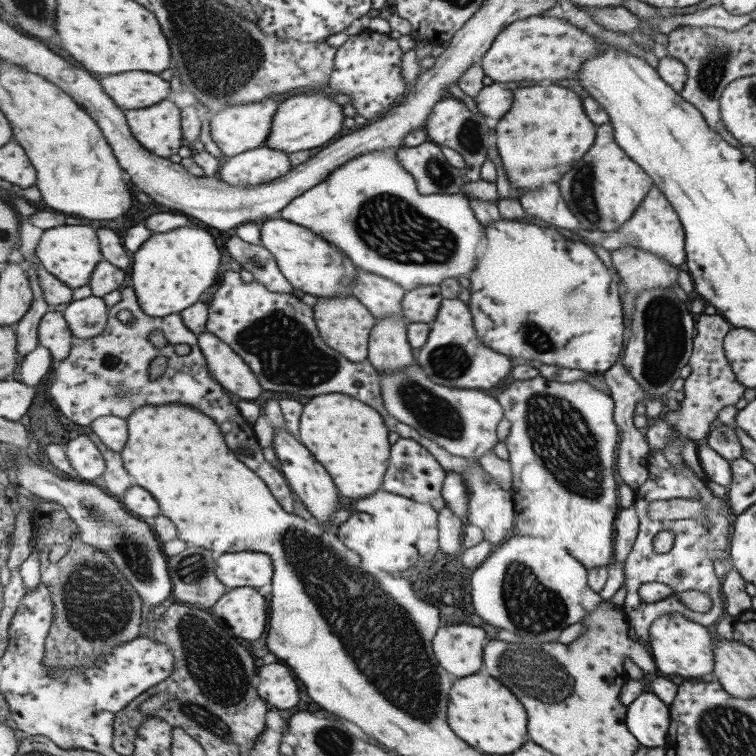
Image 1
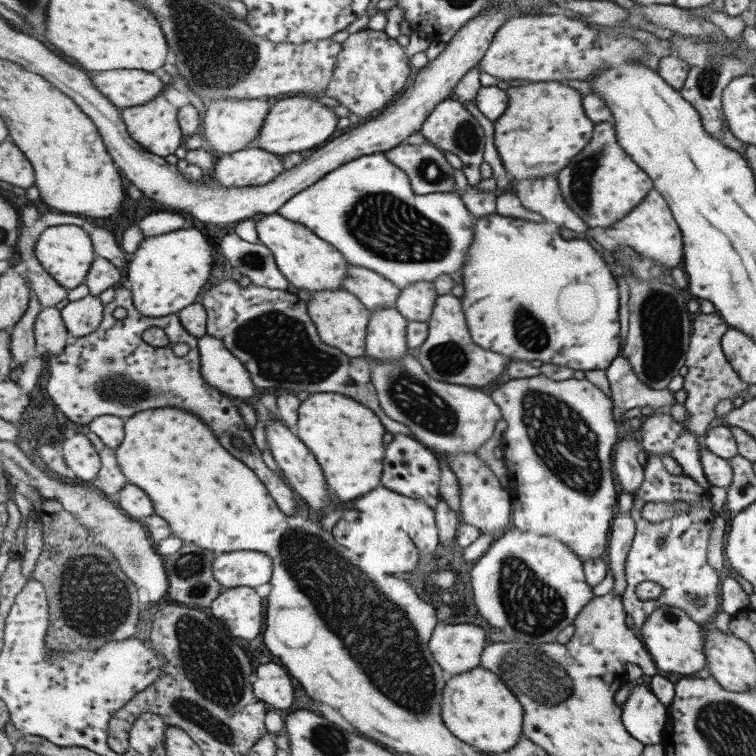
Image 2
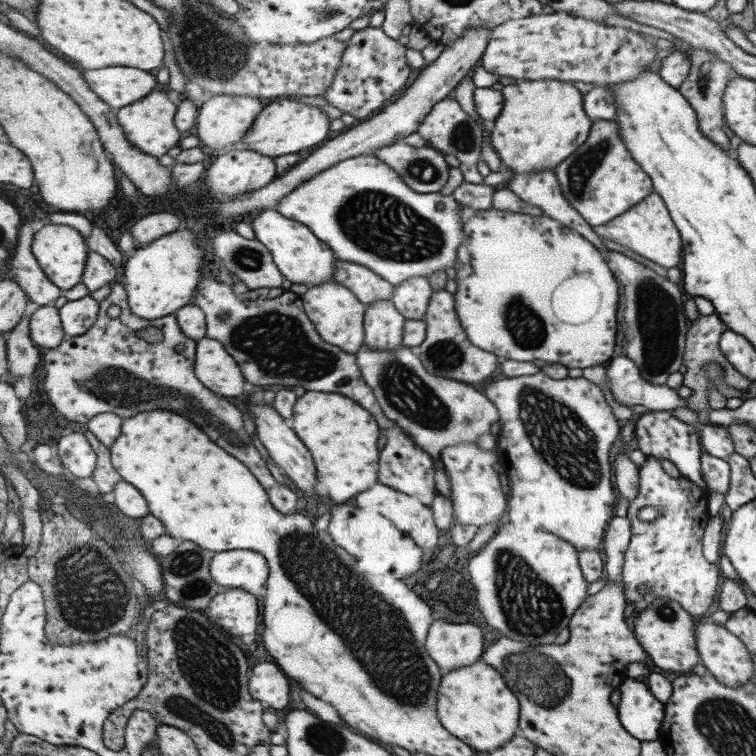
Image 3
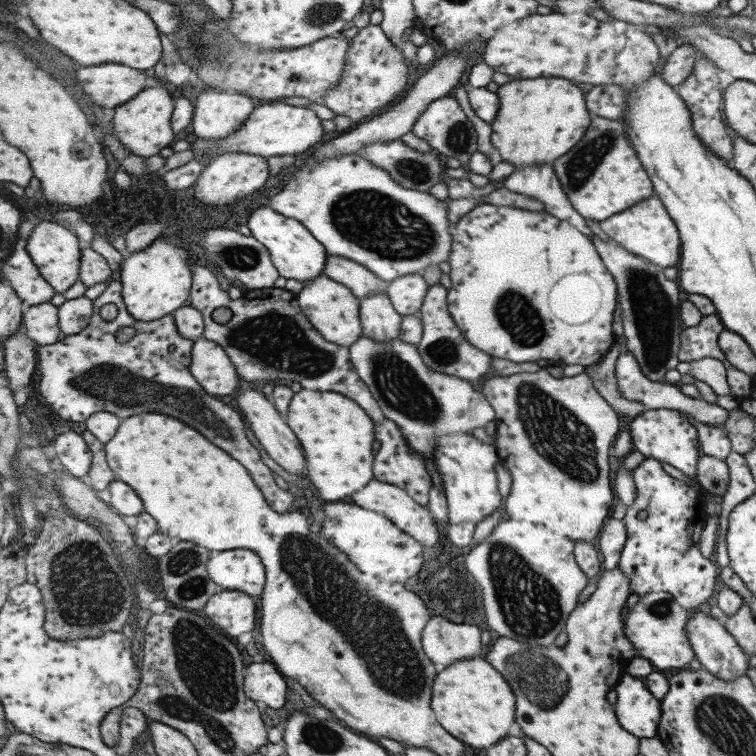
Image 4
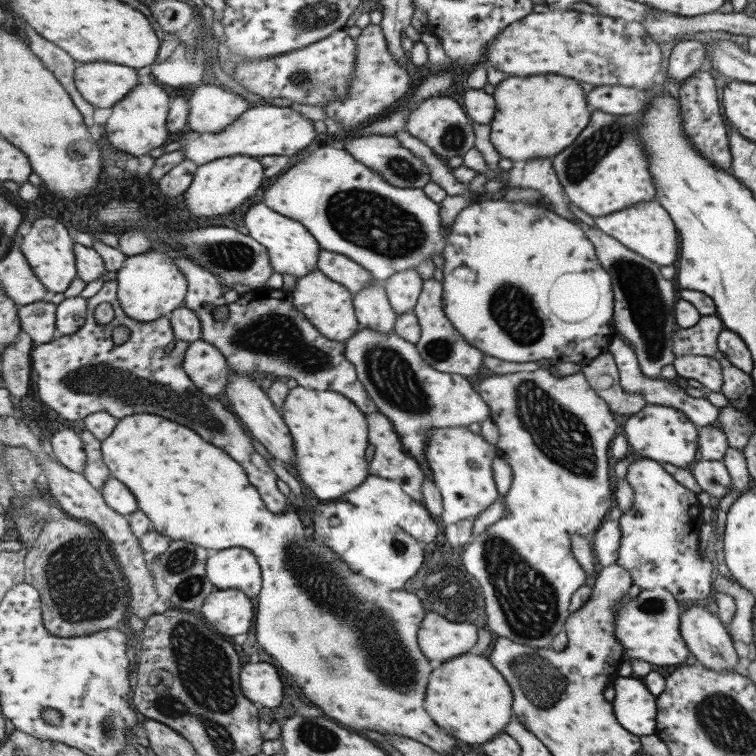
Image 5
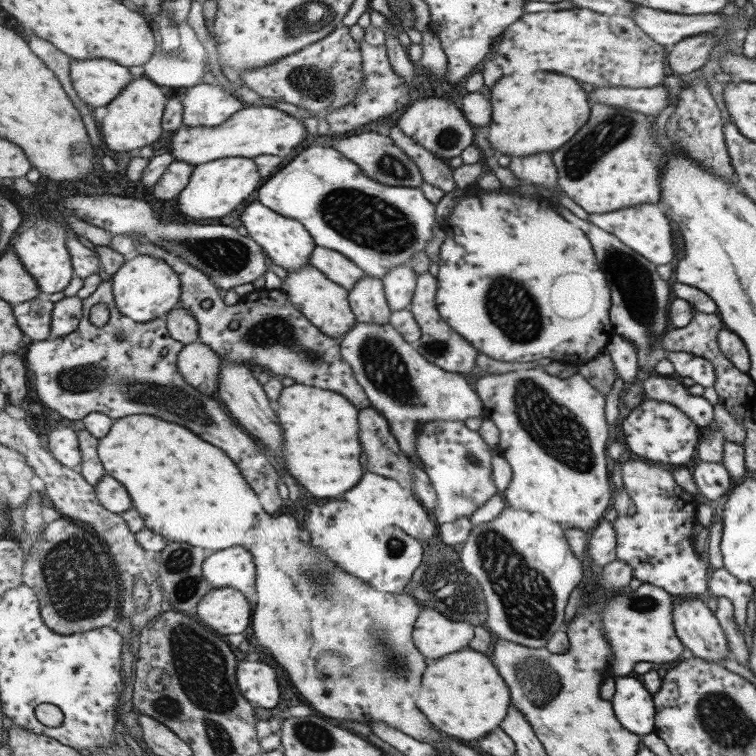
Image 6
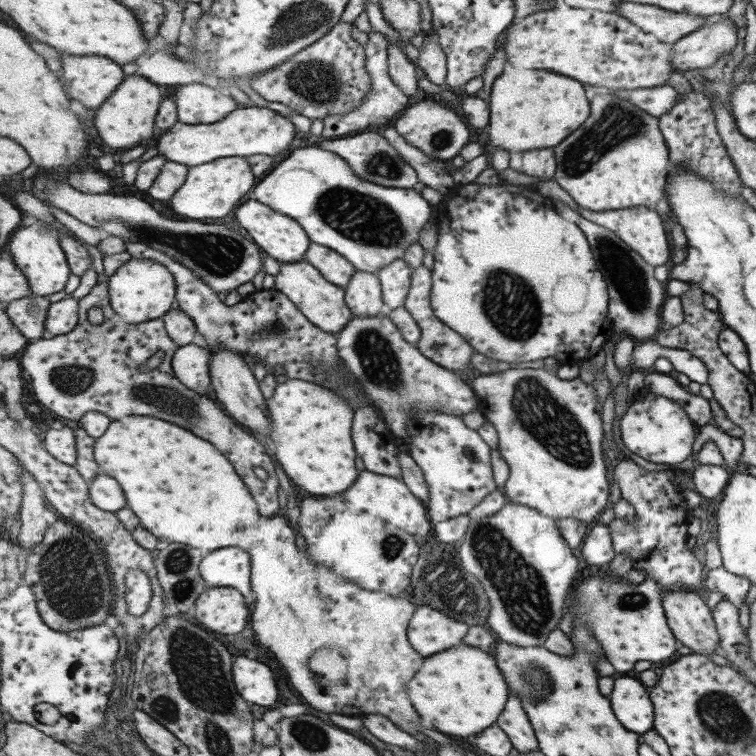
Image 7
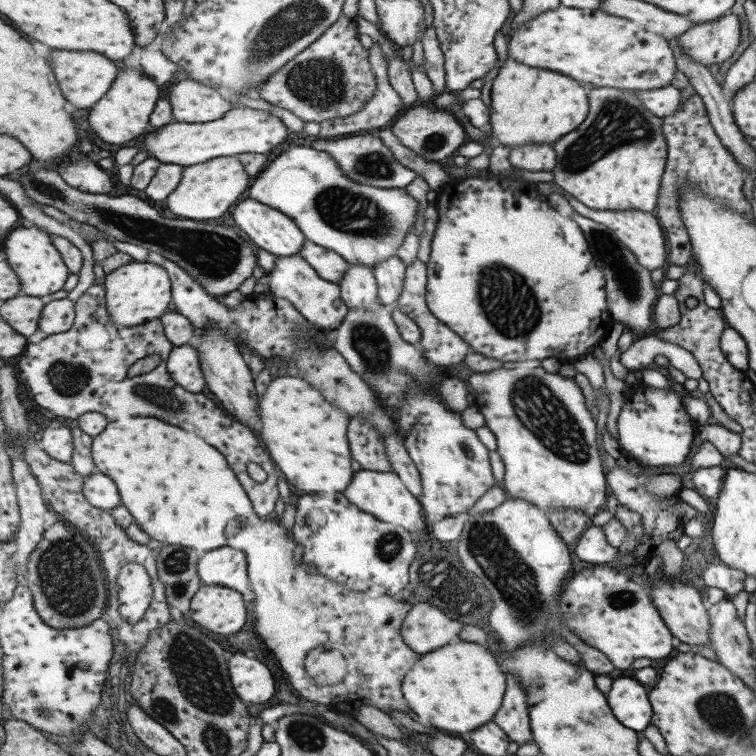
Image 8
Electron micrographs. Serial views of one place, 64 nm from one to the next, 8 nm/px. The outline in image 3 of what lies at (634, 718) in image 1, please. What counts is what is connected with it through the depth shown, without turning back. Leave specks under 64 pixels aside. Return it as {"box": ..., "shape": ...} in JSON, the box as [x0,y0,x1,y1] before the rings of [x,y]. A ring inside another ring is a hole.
{"box":[619,676,666,740],"shape":[[[628,676],[619,689],[623,692],[619,706],[623,726],[639,740],[660,740],[666,706],[655,697],[650,685]]]}

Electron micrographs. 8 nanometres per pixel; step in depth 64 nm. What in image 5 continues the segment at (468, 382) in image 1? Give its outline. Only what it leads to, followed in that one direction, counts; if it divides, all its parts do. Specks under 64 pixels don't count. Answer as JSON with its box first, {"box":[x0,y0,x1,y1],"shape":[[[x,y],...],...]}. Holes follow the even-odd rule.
{"box":[414,279,484,376],"shape":[[[424,279],[424,285],[414,313],[422,326],[422,337],[417,344],[418,351],[433,368],[441,372],[467,376],[475,376],[483,368],[484,352],[475,348],[447,318],[443,308],[443,283],[435,279]]]}

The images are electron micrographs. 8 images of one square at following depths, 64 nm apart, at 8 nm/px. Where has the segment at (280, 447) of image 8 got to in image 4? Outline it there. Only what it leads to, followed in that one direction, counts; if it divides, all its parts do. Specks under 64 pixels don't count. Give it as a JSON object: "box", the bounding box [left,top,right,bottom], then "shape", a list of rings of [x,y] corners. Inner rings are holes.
{"box":[289,390,375,500],"shape":[[[301,390],[293,396],[289,406],[291,428],[299,436],[305,456],[307,456],[307,474],[311,482],[321,490],[325,500],[343,500],[355,492],[363,490],[373,479],[375,456],[375,424],[371,416],[338,392],[313,392]]]}

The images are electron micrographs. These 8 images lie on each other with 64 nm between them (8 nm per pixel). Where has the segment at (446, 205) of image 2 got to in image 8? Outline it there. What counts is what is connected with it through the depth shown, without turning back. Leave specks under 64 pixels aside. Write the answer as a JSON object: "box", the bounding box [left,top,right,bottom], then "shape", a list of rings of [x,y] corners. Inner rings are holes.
{"box":[246,144,419,268],"shape":[[[289,144],[284,152],[269,162],[257,178],[253,178],[246,197],[263,201],[286,213],[298,222],[299,229],[315,244],[338,252],[349,263],[359,263],[371,268],[386,258],[398,256],[398,248],[403,244],[407,233],[413,230],[419,210],[417,200],[409,196],[405,189],[359,184],[344,174],[339,161],[329,153],[295,144]]]}

